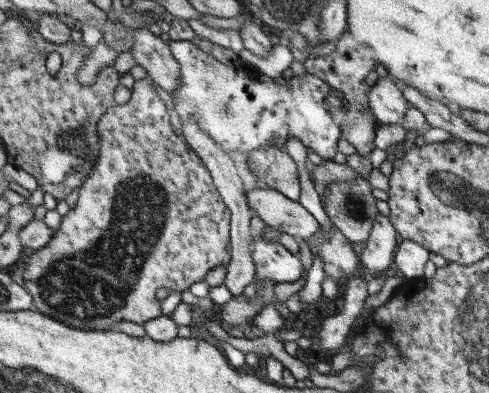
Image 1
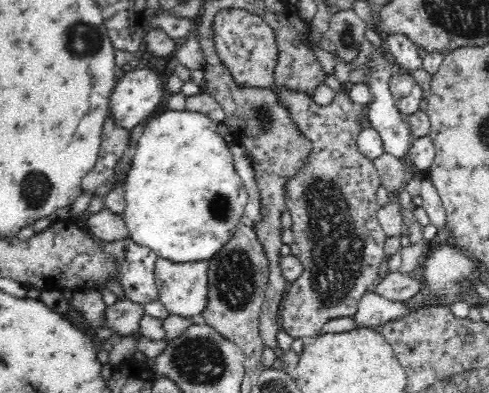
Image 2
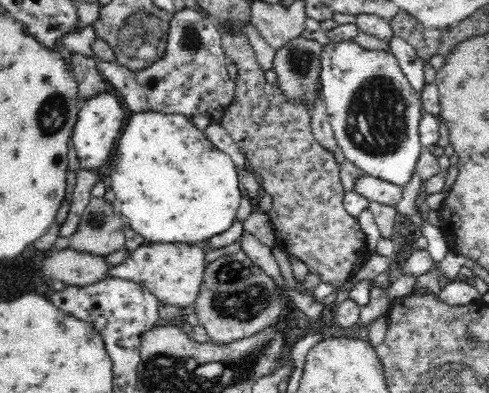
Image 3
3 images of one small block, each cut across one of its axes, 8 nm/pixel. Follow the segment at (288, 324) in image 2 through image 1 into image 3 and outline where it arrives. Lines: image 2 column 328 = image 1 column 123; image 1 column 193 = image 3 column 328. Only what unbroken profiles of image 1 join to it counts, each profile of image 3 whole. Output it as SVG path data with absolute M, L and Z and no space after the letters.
M222 32L222 46L228 62L234 62L238 68L236 80L236 100L224 112L222 128L234 138L240 150L248 158L250 170L260 178L262 194L272 196L272 210L268 212L272 220L272 228L276 234L276 244L288 252L288 256L296 256L306 264L310 272L316 272L322 278L322 284L330 284L334 288L342 288L346 280L354 276L356 268L364 268L366 252L366 234L362 232L358 218L352 216L344 208L344 186L340 182L340 168L334 158L334 152L324 148L322 142L316 140L312 132L312 110L306 100L292 100L280 88L280 84L268 84L262 66L258 66L256 54L248 44L244 34Z

